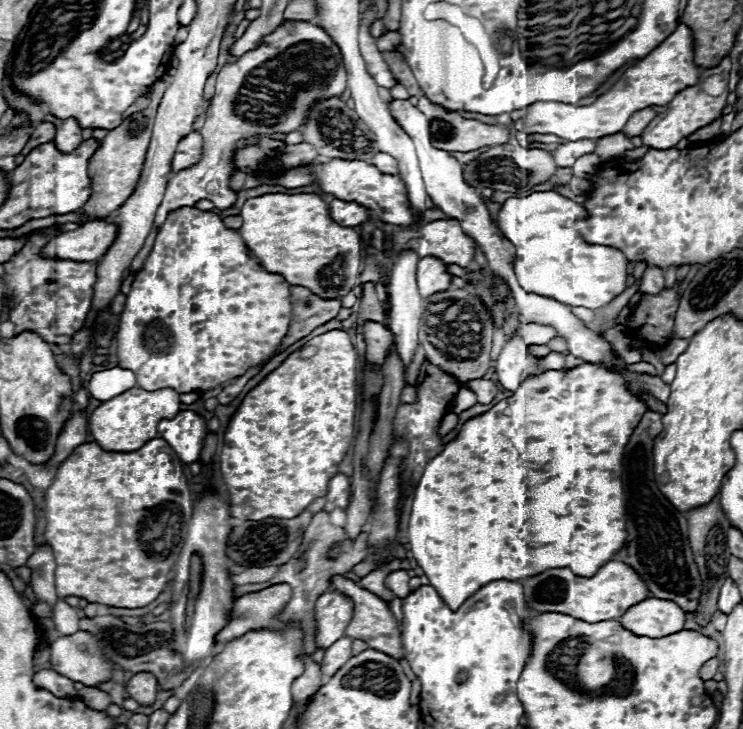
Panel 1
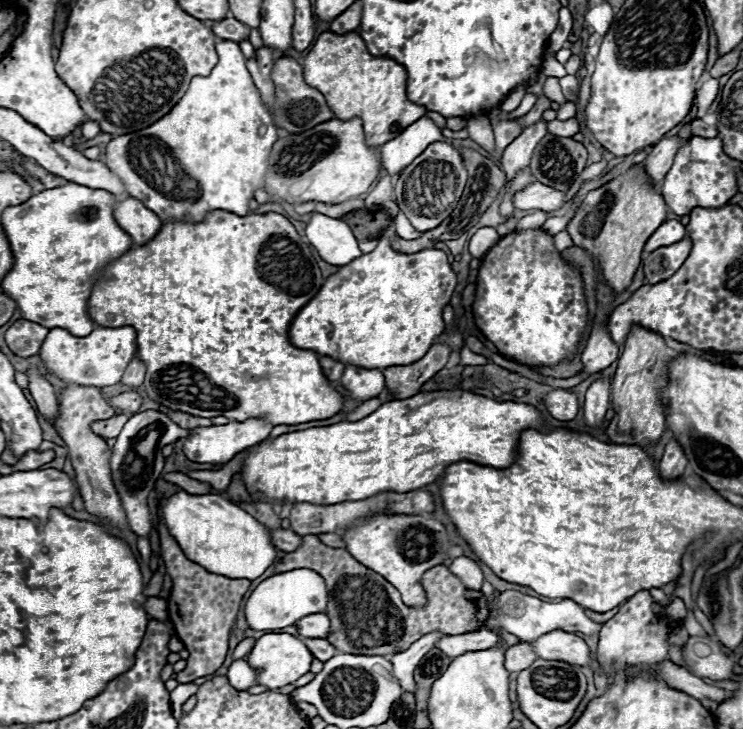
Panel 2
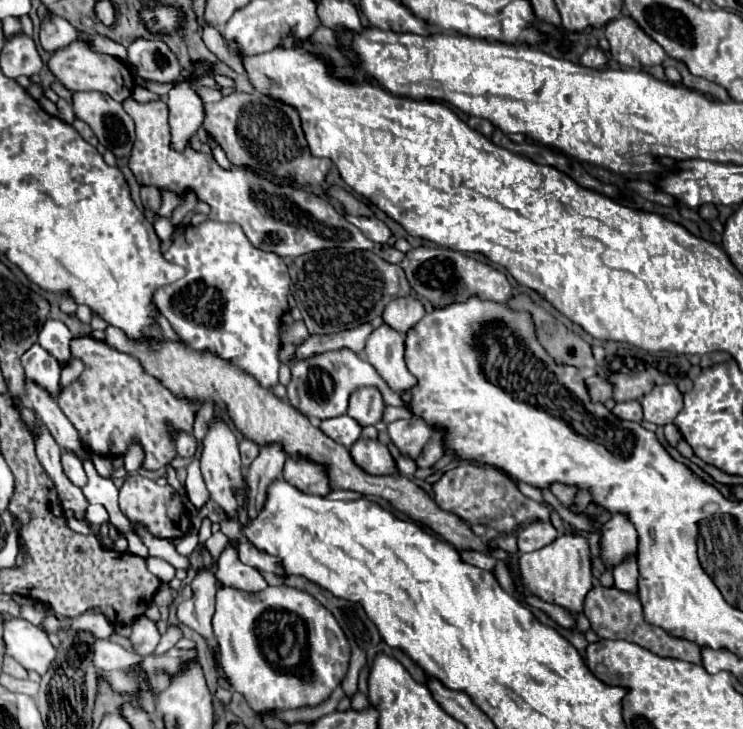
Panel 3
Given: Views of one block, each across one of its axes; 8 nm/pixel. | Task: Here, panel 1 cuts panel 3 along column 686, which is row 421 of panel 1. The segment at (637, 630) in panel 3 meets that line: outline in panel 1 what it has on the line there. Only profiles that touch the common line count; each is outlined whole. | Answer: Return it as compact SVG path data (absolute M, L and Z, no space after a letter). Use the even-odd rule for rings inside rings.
M648 410L636 430L632 432L624 452L624 492L626 492L626 524L628 540L626 546L614 556L632 566L640 578L648 584L650 596L674 600L686 612L694 612L702 596L702 578L694 562L694 554L688 542L686 516L676 510L668 498L658 490L654 482L654 438L662 432L662 414Z

